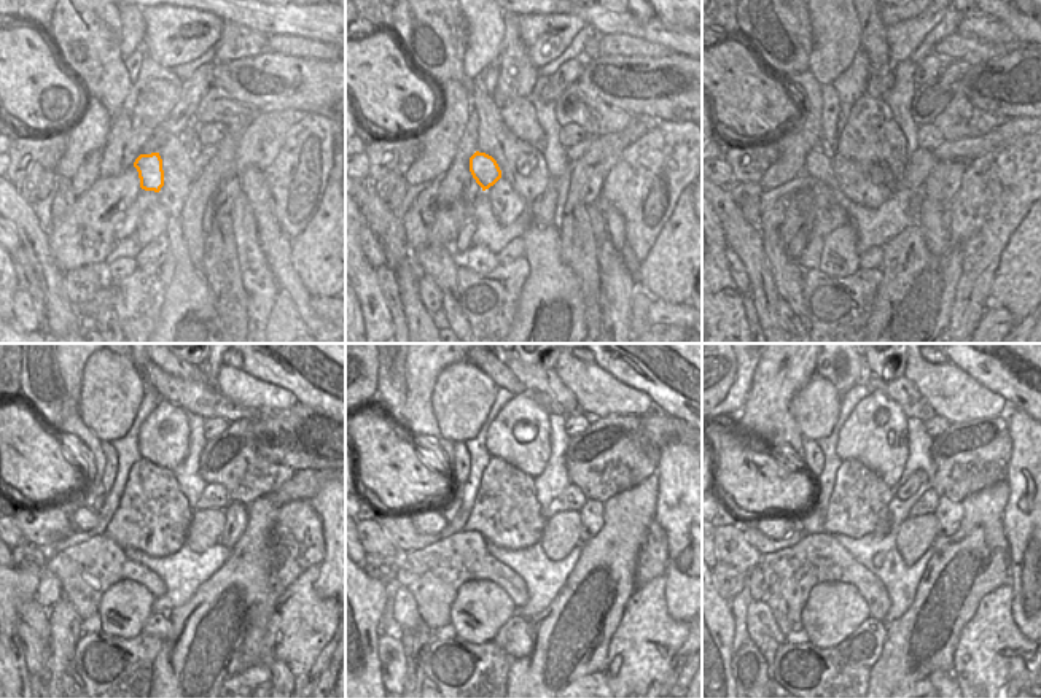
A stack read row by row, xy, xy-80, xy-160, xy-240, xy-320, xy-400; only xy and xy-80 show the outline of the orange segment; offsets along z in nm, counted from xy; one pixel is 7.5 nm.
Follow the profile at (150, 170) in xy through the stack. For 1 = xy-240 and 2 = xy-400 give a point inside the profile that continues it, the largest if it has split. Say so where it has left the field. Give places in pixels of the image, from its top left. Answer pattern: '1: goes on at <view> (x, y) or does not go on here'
1: goes on at xy-240 (81, 519)
2: goes on at xy-400 (775, 527)

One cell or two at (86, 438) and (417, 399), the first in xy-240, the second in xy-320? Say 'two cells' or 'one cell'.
one cell

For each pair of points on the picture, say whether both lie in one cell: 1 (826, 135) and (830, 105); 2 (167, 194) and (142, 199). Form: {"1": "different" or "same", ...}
{"1": "same", "2": "different"}

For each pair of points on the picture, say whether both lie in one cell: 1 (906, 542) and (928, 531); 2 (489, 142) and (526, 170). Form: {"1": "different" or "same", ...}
{"1": "same", "2": "same"}

